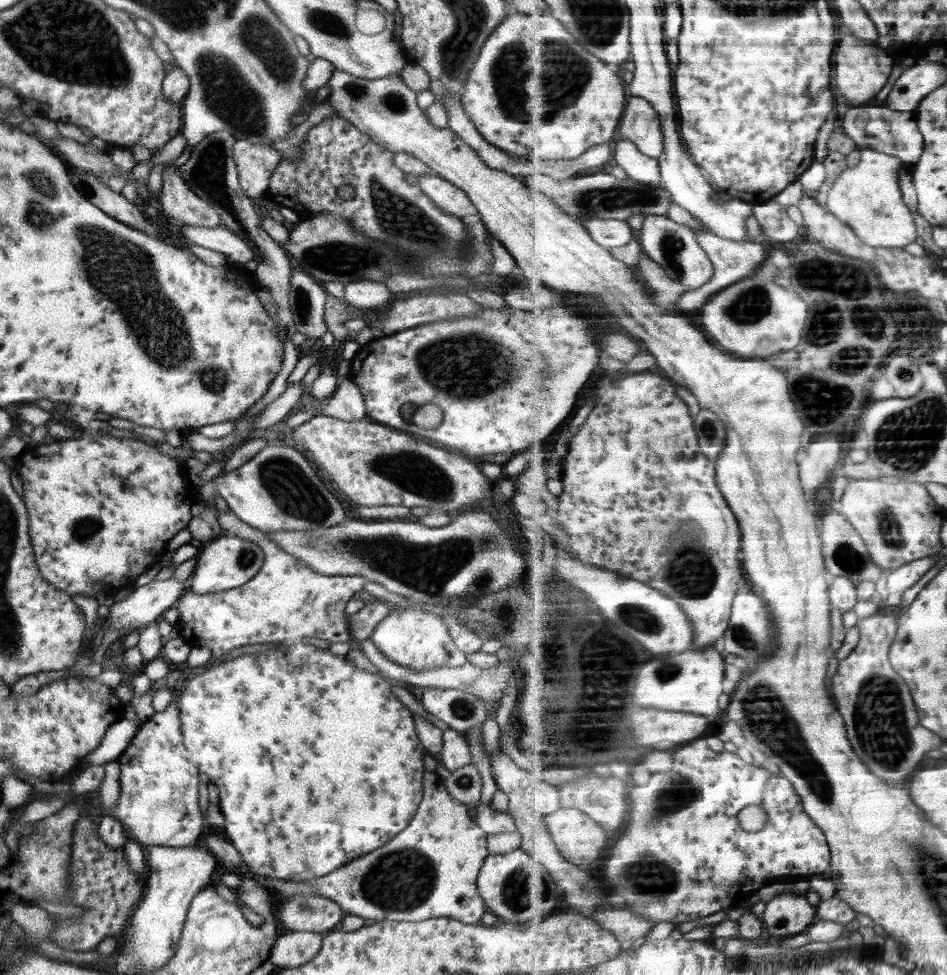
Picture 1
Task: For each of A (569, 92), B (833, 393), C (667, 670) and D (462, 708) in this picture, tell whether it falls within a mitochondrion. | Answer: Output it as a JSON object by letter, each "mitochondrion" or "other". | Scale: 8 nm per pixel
{"A":"mitochondrion","B":"mitochondrion","C":"mitochondrion","D":"mitochondrion"}

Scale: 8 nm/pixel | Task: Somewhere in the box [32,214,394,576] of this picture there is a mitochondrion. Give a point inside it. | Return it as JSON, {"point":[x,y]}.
{"point":[124,273]}

